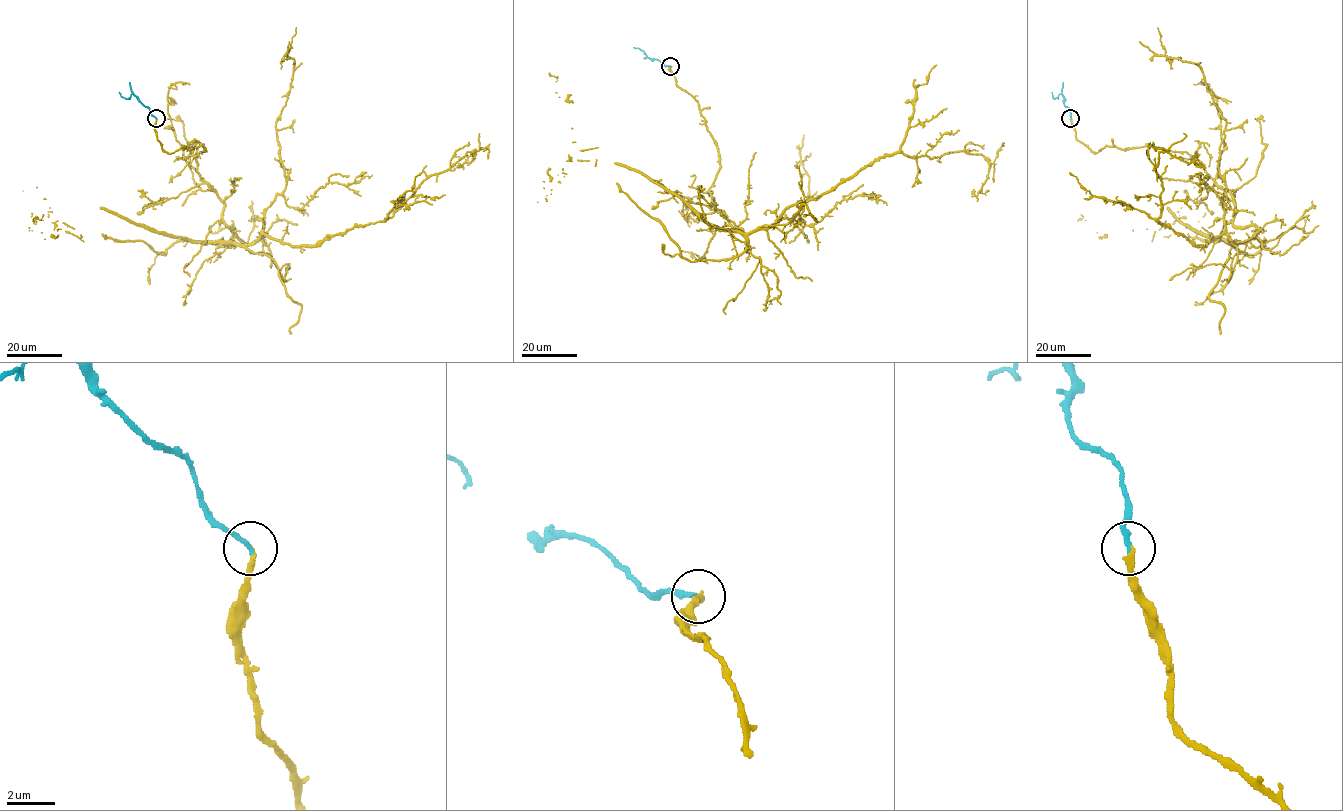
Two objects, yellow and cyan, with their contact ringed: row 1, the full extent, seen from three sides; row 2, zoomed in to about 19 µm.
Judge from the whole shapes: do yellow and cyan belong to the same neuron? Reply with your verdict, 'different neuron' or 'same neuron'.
same neuron

